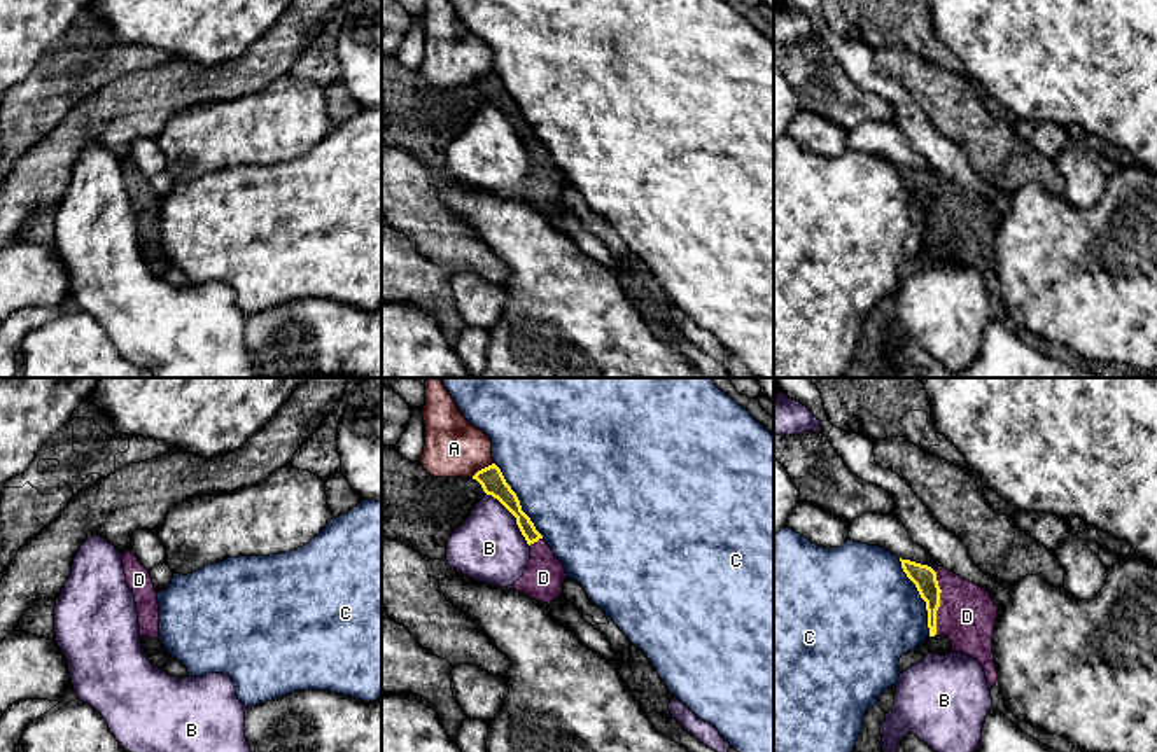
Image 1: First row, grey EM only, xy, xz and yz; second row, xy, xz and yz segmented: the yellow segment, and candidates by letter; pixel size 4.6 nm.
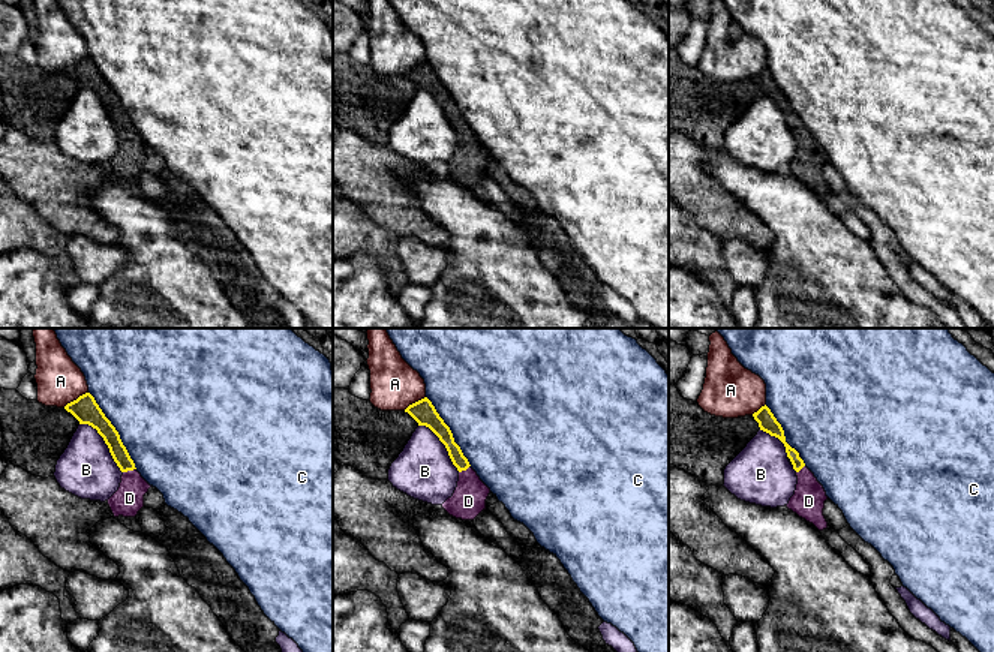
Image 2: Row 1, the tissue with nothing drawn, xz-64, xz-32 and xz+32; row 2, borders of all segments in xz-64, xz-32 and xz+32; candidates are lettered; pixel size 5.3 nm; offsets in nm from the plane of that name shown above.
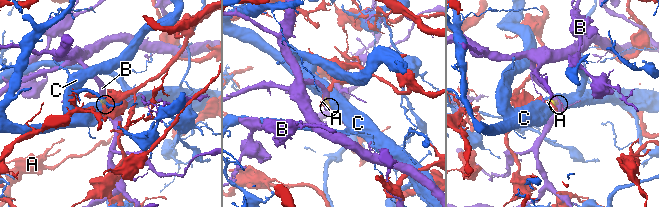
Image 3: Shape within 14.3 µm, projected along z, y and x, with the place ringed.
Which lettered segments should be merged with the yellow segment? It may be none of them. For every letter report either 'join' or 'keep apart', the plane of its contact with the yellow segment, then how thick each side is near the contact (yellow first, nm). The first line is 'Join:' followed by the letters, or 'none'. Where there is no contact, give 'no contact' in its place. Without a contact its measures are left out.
Join: D
A: keep apart; contact in xz; calibres 120 and 280 nm
B: keep apart; contact in xz; calibres 120 and 320 nm
C: keep apart; contact in yz; calibres 110 and 480 nm
D: join; contact in yz; calibres 110 and 280 nm

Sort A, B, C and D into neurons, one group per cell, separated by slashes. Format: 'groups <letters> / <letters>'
groups A / B / C / D

